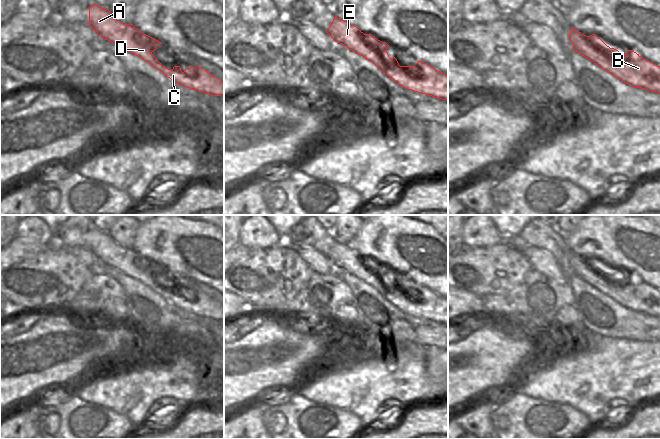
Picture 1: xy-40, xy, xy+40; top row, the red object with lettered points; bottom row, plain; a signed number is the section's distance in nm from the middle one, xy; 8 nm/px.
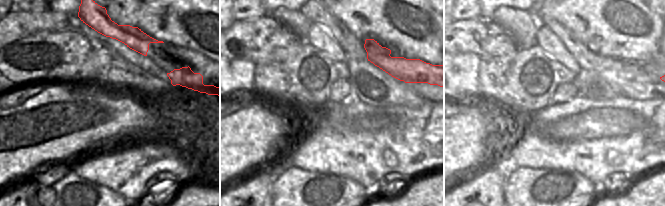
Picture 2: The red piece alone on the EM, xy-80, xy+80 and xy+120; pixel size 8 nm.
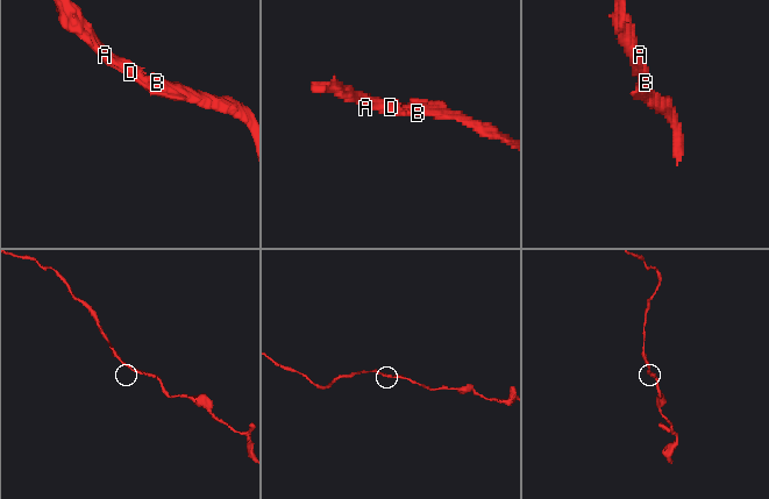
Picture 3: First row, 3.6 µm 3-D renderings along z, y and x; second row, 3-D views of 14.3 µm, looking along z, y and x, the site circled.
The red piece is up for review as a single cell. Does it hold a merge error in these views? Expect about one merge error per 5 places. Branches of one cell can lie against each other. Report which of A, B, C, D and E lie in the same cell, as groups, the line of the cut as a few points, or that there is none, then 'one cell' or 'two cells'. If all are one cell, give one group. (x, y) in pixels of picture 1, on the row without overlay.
A B C D E; no cut; one cell

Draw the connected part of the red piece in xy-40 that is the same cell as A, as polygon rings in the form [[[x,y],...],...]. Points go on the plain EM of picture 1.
[[[92,228],[89,231],[89,249],[101,262],[148,286],[174,306],[204,318],[224,321],[222,304],[200,290],[186,292],[184,296],[180,290],[174,290],[172,294],[166,292],[152,278],[157,269],[162,267],[144,258],[133,248],[120,246],[107,232]]]

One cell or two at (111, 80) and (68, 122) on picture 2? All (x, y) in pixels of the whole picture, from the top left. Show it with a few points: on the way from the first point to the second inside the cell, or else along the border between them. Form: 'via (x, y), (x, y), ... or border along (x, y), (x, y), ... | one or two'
border along (98, 86), (107, 93), (124, 95) | two

